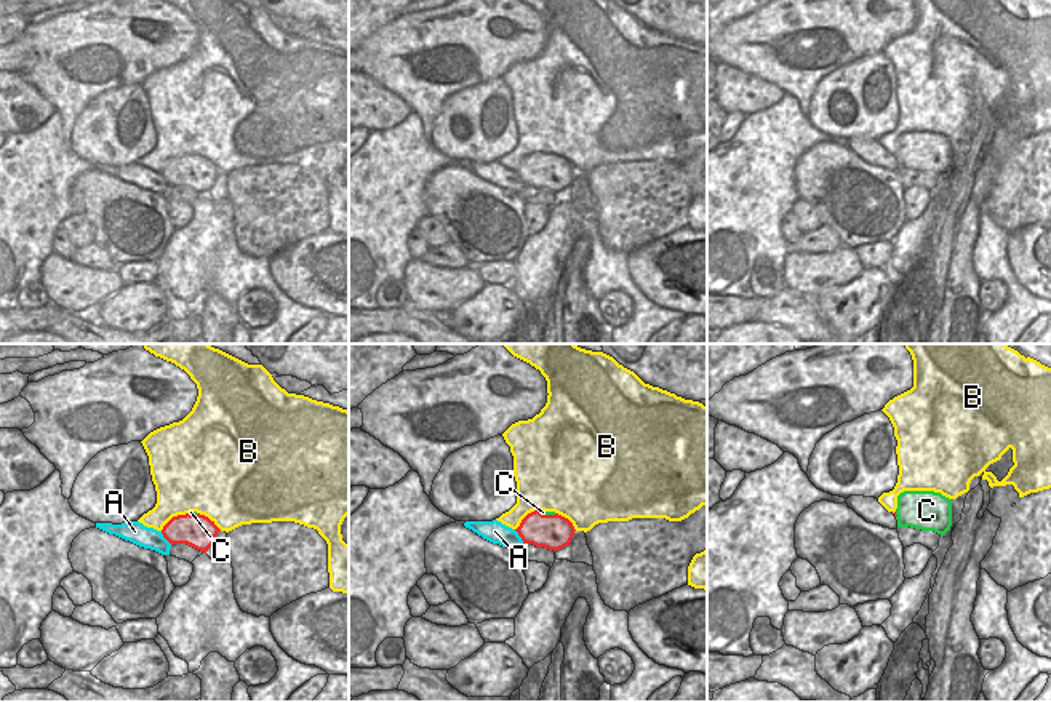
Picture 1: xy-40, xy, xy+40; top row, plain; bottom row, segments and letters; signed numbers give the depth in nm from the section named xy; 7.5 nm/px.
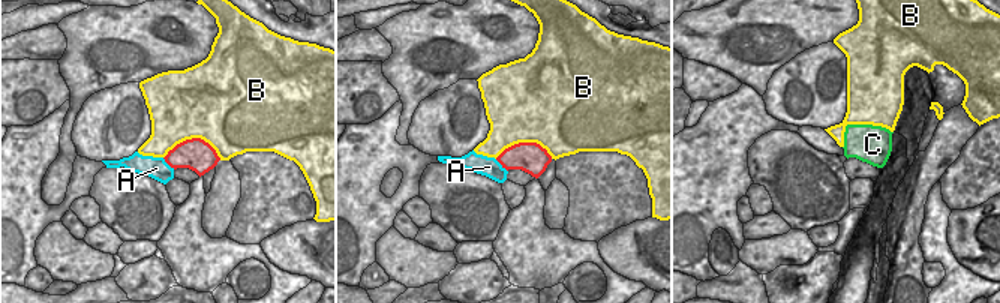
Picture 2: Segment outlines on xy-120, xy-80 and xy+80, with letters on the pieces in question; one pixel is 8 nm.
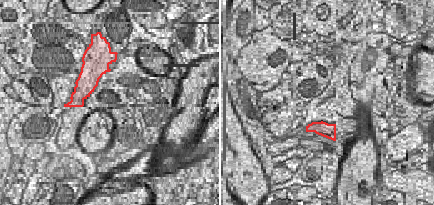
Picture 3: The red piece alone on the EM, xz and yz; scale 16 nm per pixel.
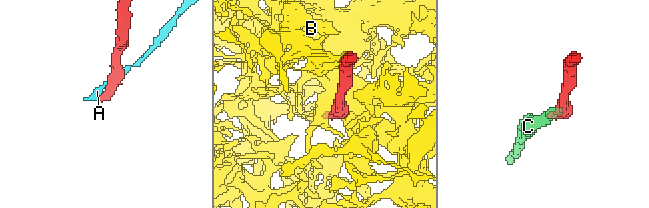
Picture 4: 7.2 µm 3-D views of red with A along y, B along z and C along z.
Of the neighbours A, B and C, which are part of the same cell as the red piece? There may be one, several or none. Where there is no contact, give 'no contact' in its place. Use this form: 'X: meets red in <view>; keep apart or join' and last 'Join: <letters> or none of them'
A: meets red in xy; keep apart
B: meets red in xy-40; keep apart
C: meets red in xy; join
Join: C

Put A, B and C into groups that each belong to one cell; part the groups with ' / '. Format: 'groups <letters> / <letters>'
groups A / B / C

